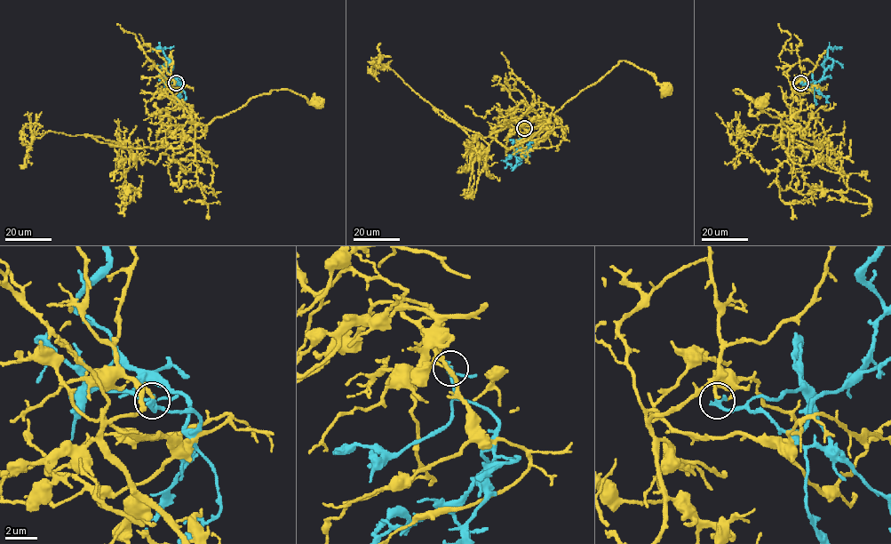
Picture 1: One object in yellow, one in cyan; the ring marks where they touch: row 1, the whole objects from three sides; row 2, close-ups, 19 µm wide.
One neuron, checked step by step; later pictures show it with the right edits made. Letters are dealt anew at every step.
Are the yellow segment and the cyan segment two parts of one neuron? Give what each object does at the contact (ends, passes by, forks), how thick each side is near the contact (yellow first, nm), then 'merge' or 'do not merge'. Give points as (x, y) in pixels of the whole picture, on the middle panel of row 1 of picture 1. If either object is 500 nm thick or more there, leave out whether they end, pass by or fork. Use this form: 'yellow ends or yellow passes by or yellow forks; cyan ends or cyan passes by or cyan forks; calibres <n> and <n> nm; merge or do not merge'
yellow ends; cyan passes by; calibres 220 and 220 nm; do not merge

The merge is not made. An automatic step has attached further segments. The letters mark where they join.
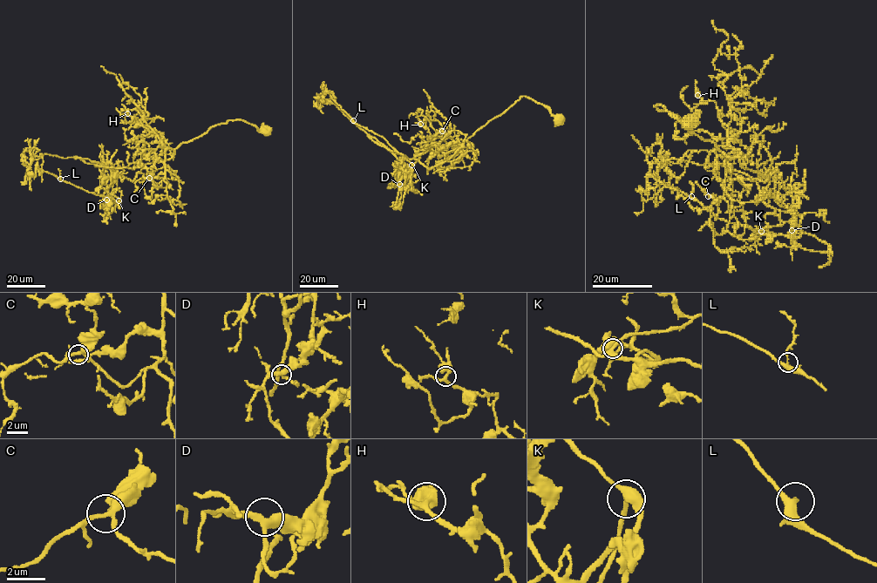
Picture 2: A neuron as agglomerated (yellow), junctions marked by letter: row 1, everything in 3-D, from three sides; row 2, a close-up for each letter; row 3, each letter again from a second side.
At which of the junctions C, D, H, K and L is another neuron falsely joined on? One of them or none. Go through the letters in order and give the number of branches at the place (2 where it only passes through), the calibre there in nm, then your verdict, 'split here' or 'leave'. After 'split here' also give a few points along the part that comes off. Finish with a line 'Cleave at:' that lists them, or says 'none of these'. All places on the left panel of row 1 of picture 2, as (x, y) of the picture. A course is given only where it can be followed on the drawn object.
C: 3 branches meet; 220 nm thick; leave
D: 3 branches meet; 340 nm thick; leave
H: 3 branches meet; 300 nm thick; leave
K: 3 branches meet; 340 nm thick; leave
L: 3 branches meet; 240 nm thick; leave
Cleave at: none of these

